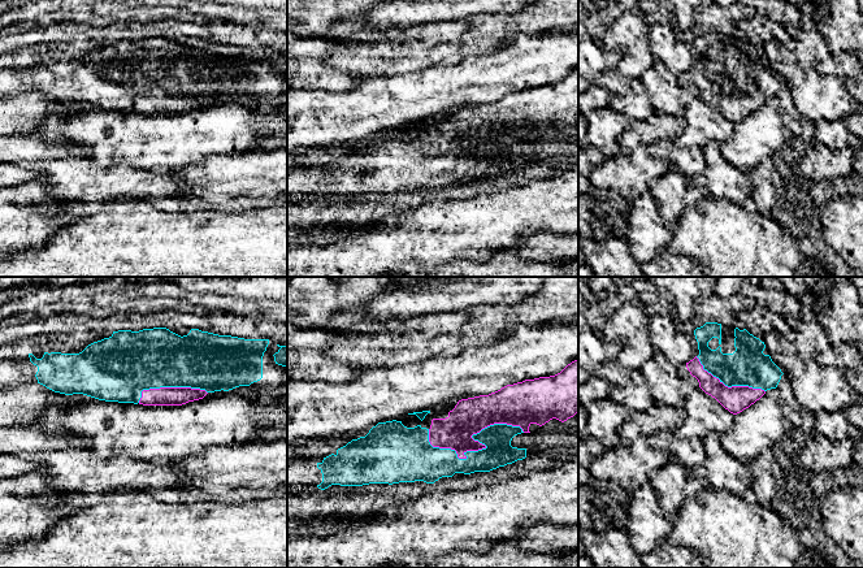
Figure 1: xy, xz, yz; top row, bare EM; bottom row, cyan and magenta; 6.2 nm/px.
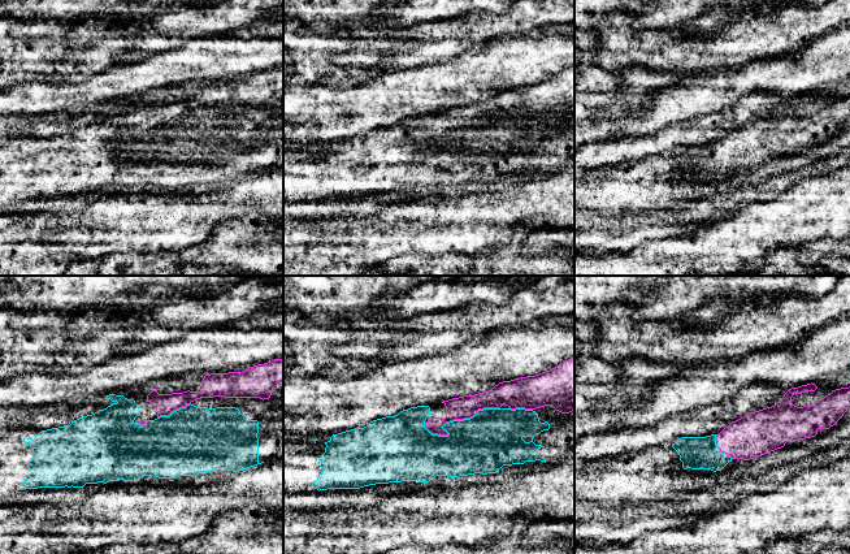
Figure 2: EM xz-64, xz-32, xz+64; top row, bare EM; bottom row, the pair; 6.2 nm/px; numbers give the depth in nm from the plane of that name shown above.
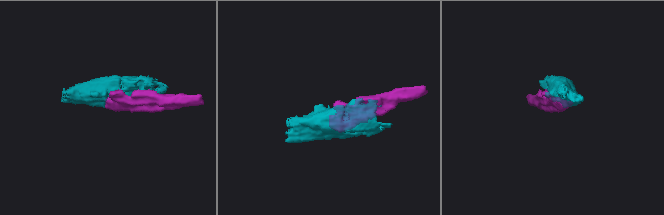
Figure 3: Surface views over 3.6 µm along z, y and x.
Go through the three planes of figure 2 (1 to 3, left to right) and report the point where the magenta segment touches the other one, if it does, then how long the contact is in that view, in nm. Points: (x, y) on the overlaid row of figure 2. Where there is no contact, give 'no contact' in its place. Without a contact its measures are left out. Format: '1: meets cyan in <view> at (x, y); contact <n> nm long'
1: meets cyan in xz-64 at (174, 411); contact 220 nm long
2: meets cyan in xz-32 at (455, 420); contact 480 nm long
3: meets cyan in xz+64 at (719, 449); contact 190 nm long

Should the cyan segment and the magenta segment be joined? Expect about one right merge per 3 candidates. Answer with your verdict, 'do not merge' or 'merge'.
merge

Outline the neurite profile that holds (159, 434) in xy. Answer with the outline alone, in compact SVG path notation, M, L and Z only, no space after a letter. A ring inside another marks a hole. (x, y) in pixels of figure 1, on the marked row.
M229 391L208 393L203 399L182 406L123 406L118 402L99 400L83 394L69 395L69 406L51 407L32 425L49 435L66 437L73 442L84 442L99 456L129 456L151 463L178 463L179 460L201 454L211 447L242 446L257 443L260 428L256 421L256 400Z

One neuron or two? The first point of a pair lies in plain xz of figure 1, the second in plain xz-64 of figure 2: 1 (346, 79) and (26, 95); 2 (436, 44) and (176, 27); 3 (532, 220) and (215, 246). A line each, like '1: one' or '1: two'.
1: two
2: one
3: two

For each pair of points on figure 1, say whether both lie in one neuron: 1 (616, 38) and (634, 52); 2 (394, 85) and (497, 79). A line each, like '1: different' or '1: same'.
1: same
2: same

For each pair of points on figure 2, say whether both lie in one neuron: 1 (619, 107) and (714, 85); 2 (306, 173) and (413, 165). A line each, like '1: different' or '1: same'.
1: different
2: same

